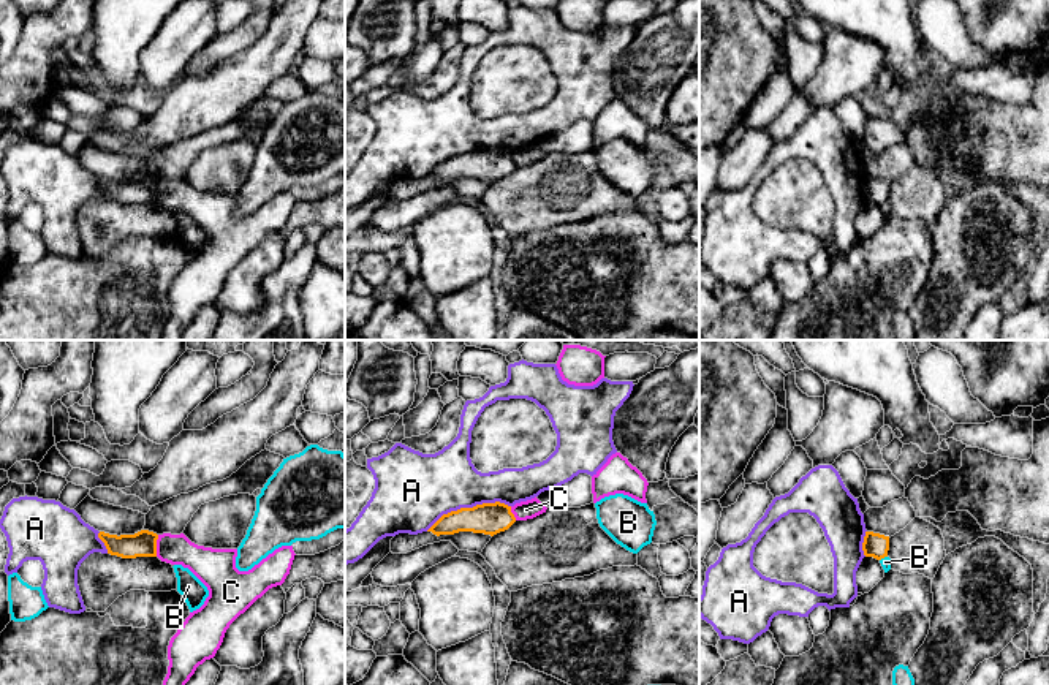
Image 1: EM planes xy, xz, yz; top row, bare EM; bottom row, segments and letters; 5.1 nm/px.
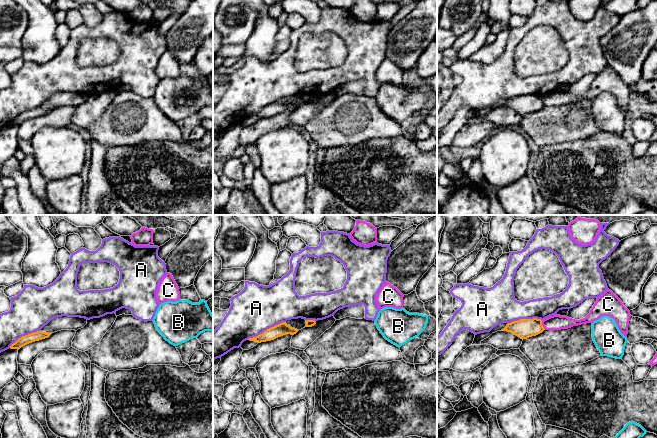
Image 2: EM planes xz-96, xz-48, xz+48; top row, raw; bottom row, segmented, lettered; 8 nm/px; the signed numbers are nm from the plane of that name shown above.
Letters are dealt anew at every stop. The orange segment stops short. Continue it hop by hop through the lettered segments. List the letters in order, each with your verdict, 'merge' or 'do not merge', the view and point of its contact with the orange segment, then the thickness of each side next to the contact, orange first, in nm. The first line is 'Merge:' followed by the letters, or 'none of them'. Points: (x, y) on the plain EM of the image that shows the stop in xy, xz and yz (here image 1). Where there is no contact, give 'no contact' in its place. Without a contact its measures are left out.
Merge: none of them
A: do not merge; contact xz (467, 154); calibres 160 and 340 nm
B: do not merge; contact yz (883, 203); calibres 120 and 50 nm
C: do not merge; contact xy (155, 192); calibres 130 and 160 nm

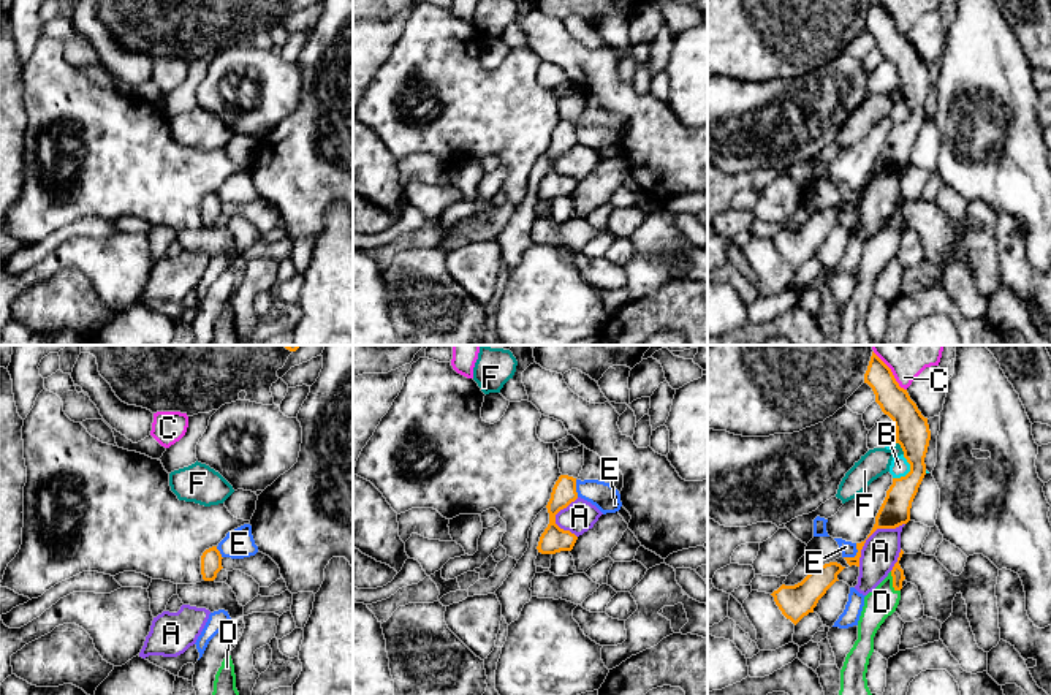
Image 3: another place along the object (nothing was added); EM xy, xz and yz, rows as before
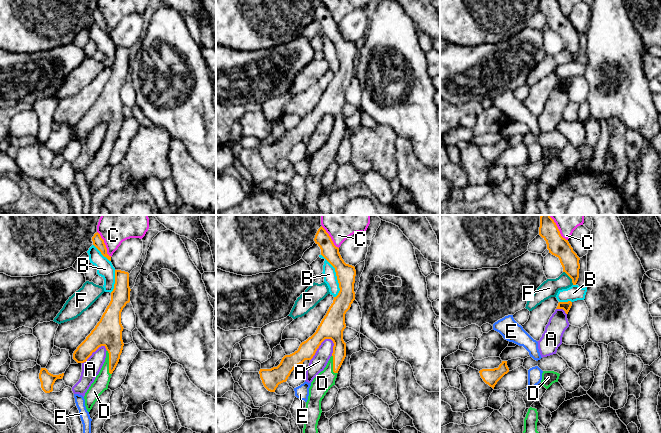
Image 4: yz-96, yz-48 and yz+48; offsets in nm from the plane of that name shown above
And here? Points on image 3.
Merge: D
A: do not merge; contact yz (872, 178); calibres 150 and 190 nm
B: do not merge; contact yz (910, 116); calibres 180 and 100 nm
C: do not merge; contact yz (891, 19); calibres 160 and 140 nm
D: merge; contact yz (893, 228); calibres 60 and 160 nm
E: do not merge; contact yz (857, 200); calibres 120 and 80 nm
F: do not merge; contact yz (901, 92); calibres 180 and 140 nm

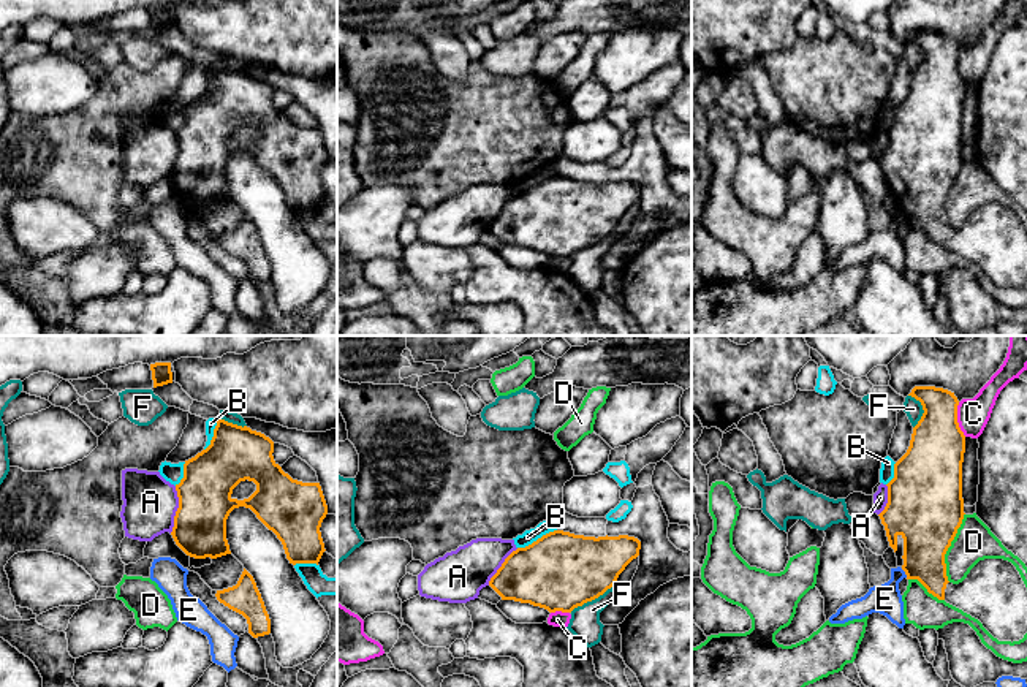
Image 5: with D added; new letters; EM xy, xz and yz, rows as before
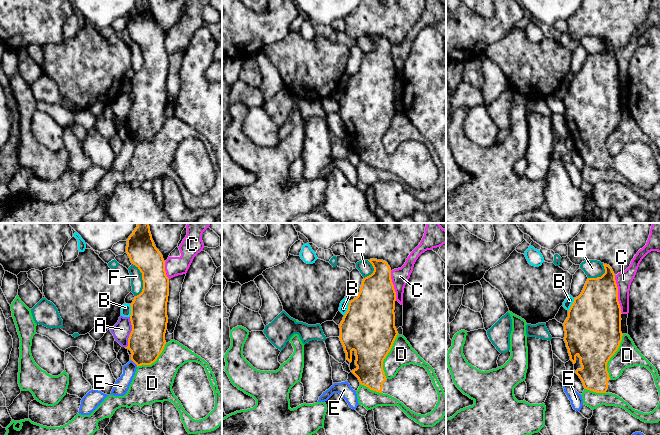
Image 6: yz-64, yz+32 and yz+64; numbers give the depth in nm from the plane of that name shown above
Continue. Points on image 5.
Merge: none of them
A: do not merge; contact xy (178, 155); calibres 280 and 280 nm
B: do not merge; contact xz (538, 184); calibres 400 and 70 nm
C: do not merge; contact yz (956, 65); calibres 300 and 160 nm
D: do not merge; contact yz (948, 192); calibres 380 and 200 nm
E: do not merge; contact yz (905, 219); calibres 260 and 150 nm
F: do not merge; contact xz (591, 246); calibres 400 and 160 nm

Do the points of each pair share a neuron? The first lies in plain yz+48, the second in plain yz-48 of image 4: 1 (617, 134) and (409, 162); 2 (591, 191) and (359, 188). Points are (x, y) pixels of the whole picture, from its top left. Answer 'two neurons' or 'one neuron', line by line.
1: two neurons
2: one neuron

